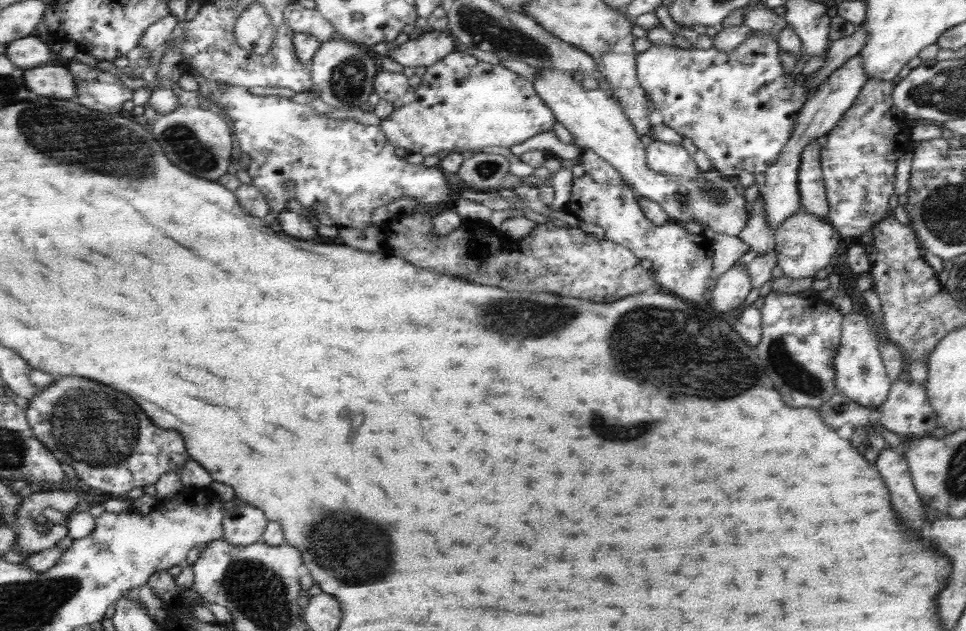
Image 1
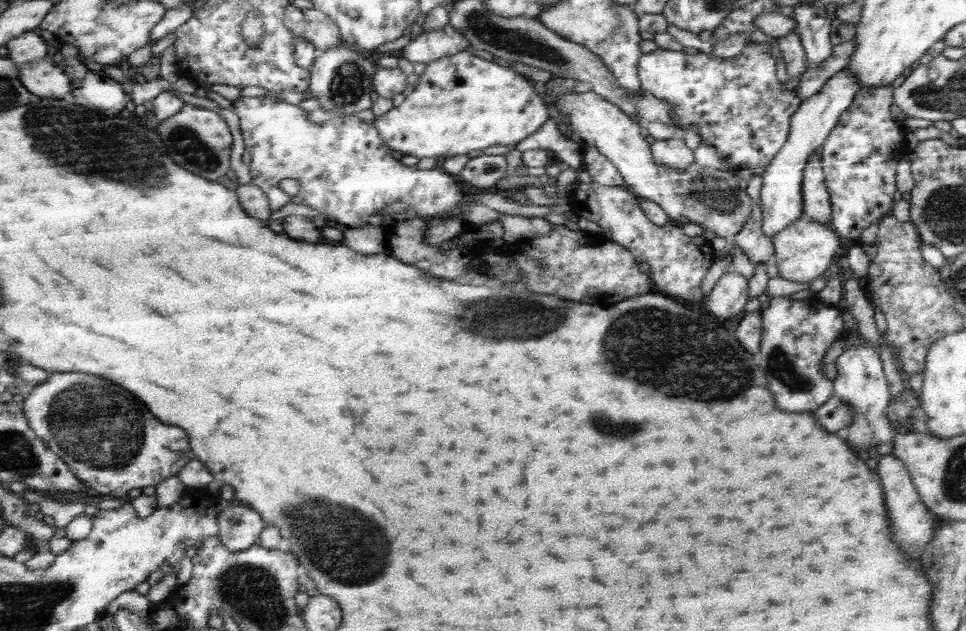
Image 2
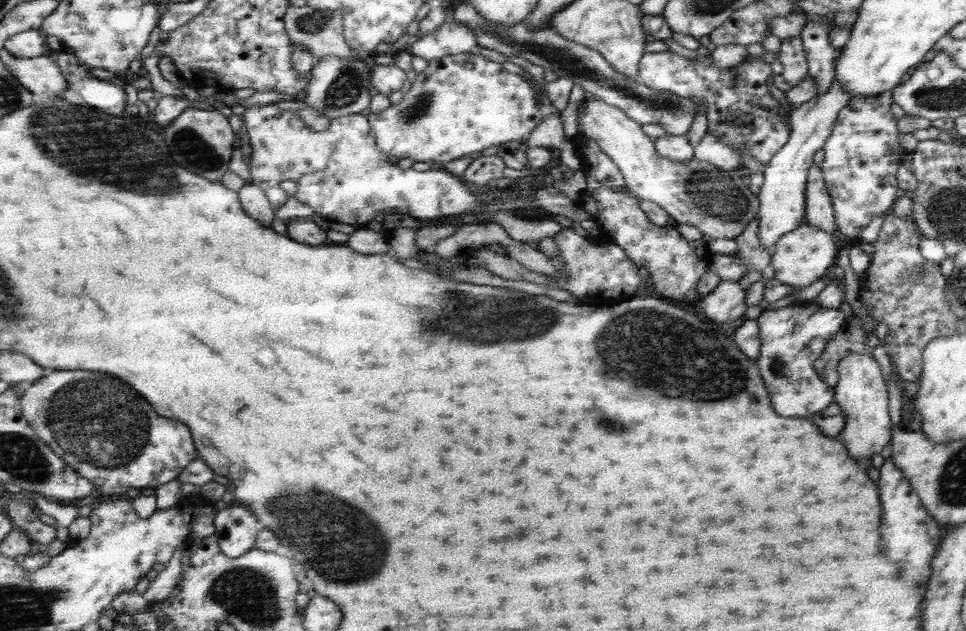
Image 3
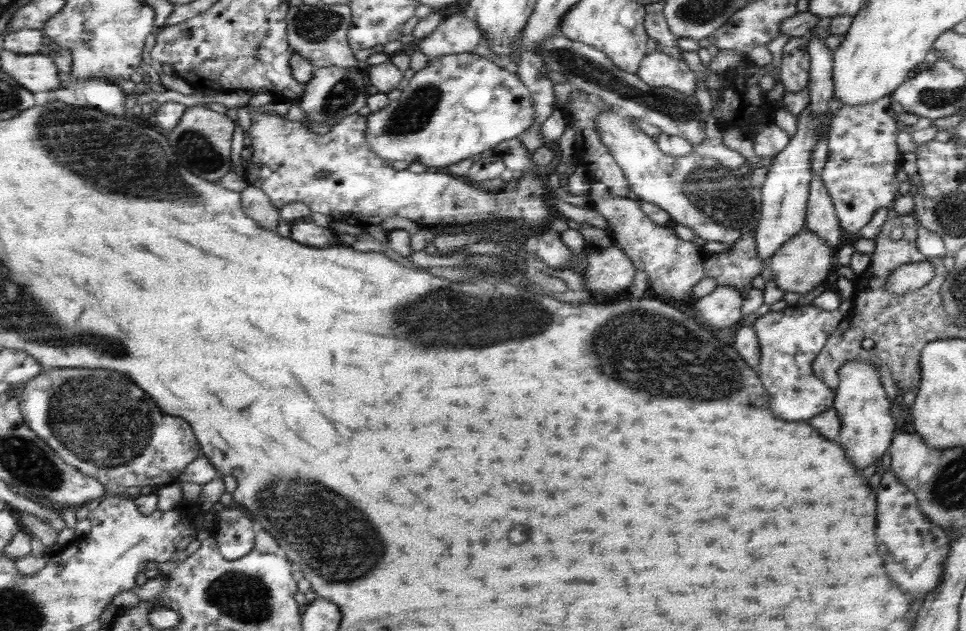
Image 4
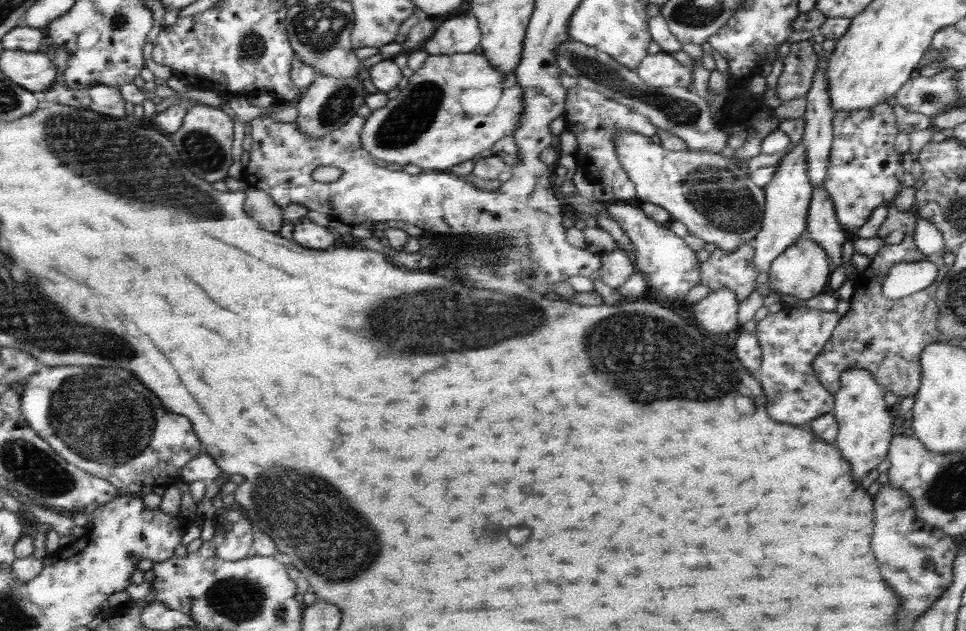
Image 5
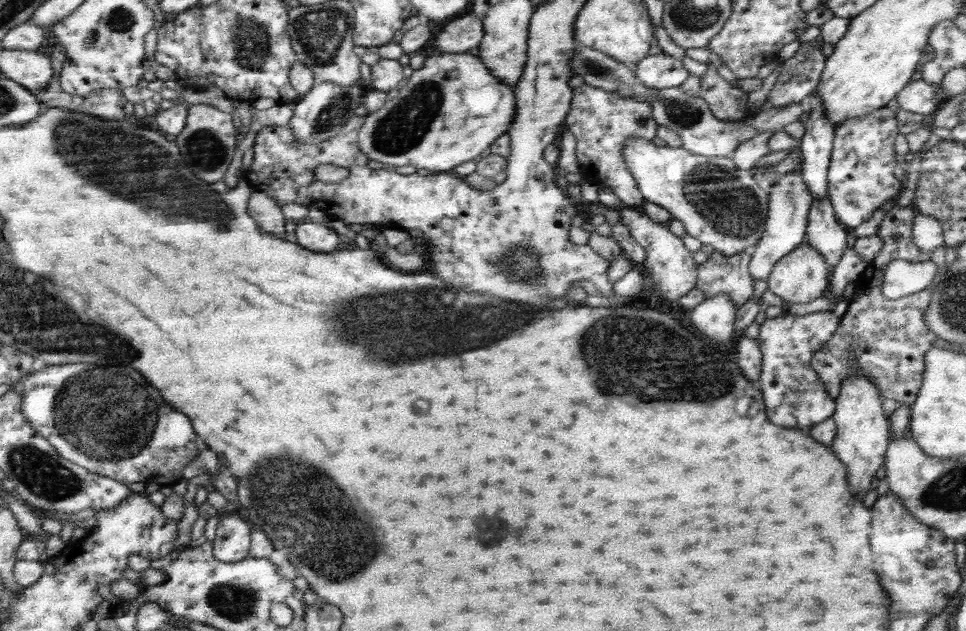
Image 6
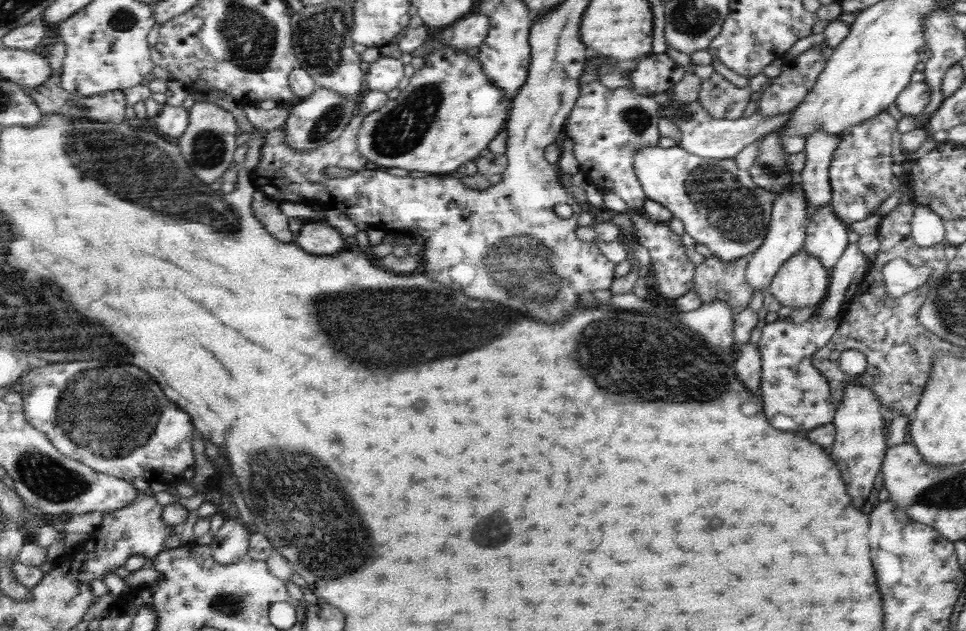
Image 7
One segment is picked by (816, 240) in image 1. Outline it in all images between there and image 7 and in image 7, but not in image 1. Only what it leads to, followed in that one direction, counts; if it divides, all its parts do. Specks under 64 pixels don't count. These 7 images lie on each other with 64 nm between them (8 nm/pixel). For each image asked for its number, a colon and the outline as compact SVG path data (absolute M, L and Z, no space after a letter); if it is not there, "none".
2: M807 216L797 218L791 222L783 232L773 236L773 264L777 266L777 276L783 280L791 282L813 282L819 278L831 264L831 258L835 256L839 248L839 234L833 232L831 228L825 228L823 224L809 220Z
3: M803 222L803 224L799 224L799 228L795 228L793 232L787 232L785 236L781 236L775 242L773 252L771 252L773 278L779 280L781 284L793 286L795 290L801 290L819 278L825 280L835 264L835 258L837 258L835 238L831 234L827 234L825 230L819 230L819 228Z
4: M803 228L799 234L791 236L791 240L787 240L779 246L775 256L771 256L771 260L767 262L767 266L771 270L771 280L785 294L787 292L807 294L813 288L817 288L819 284L827 282L831 268L833 268L833 262L835 262L835 252L831 250L831 246L825 240L821 240L815 232Z
5: M801 236L799 240L795 240L795 244L785 248L785 252L771 262L769 290L779 292L781 296L793 296L797 300L809 300L827 288L829 264L831 262L821 250L821 246L815 240L807 240L807 236Z
6: M803 242L799 248L795 248L787 256L783 256L779 262L775 262L773 272L767 278L767 290L771 290L775 296L779 296L783 300L783 304L793 304L793 302L805 304L815 298L821 298L821 292L829 284L829 276L831 276L831 268L825 264L821 254L817 254L815 248L811 248L809 244Z
7: M803 248L791 256L771 280L767 292L781 304L791 308L817 306L823 302L829 286L829 270L819 258L809 256Z

